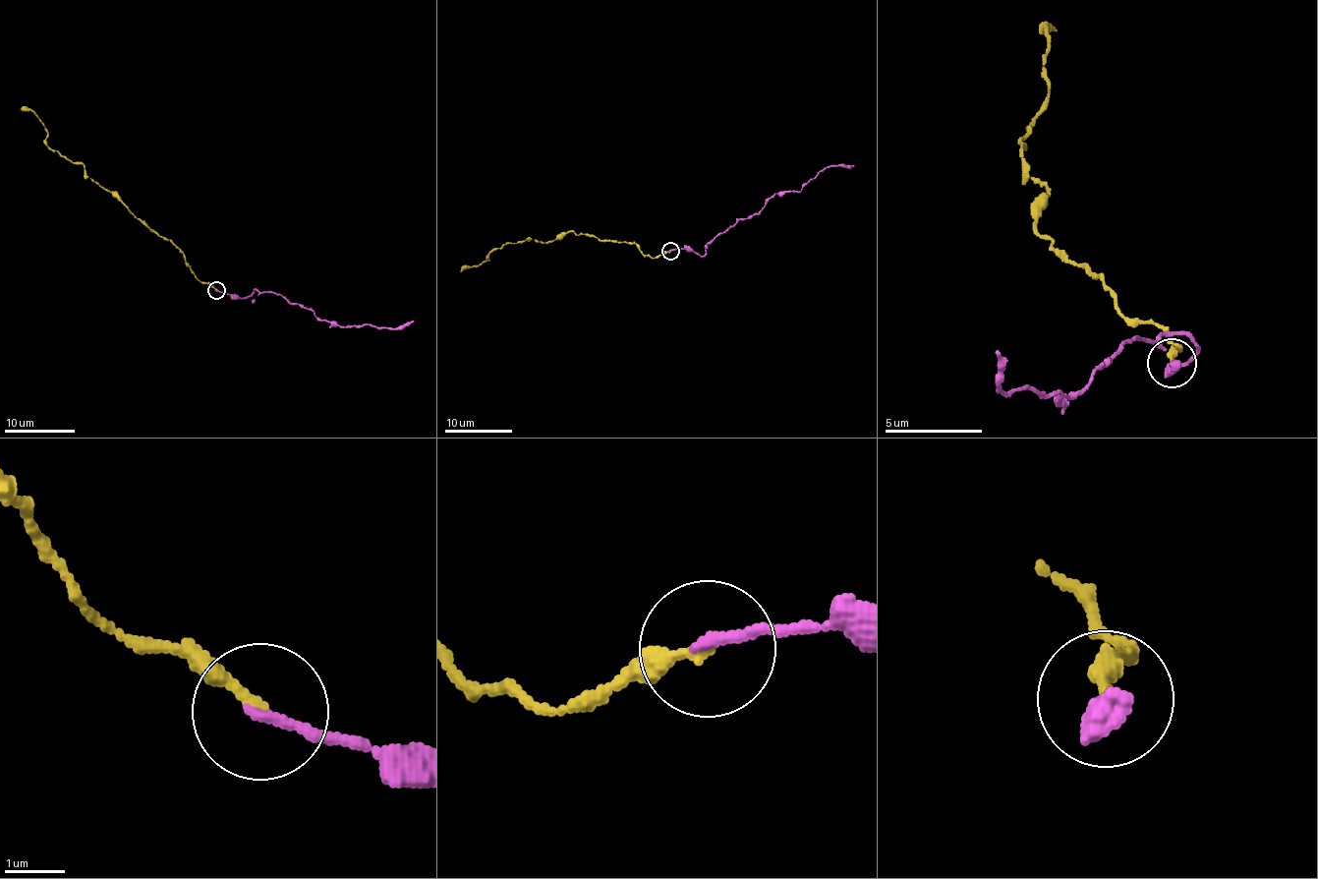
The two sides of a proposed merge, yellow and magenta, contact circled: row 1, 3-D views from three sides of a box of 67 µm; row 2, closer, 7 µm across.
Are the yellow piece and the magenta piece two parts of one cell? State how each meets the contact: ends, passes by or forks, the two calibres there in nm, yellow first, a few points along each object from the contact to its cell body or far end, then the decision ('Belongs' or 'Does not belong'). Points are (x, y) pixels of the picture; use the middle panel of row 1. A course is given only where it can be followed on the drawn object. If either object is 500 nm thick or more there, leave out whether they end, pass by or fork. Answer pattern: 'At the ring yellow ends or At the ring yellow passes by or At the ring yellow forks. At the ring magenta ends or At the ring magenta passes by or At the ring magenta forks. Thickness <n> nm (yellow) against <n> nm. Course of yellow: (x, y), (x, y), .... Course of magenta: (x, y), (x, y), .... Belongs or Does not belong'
At the ring yellow ends. At the ring magenta ends. Thickness 200 nm (yellow) against 180 nm. Course of yellow: (669, 251), (650, 258), (633, 243), (573, 231), (545, 243), (504, 244), (487, 262), (460, 271). Course of magenta: (669, 251), (704, 256), (718, 235), (750, 218), (776, 193), (800, 191), (830, 165), (853, 165). Belongs

